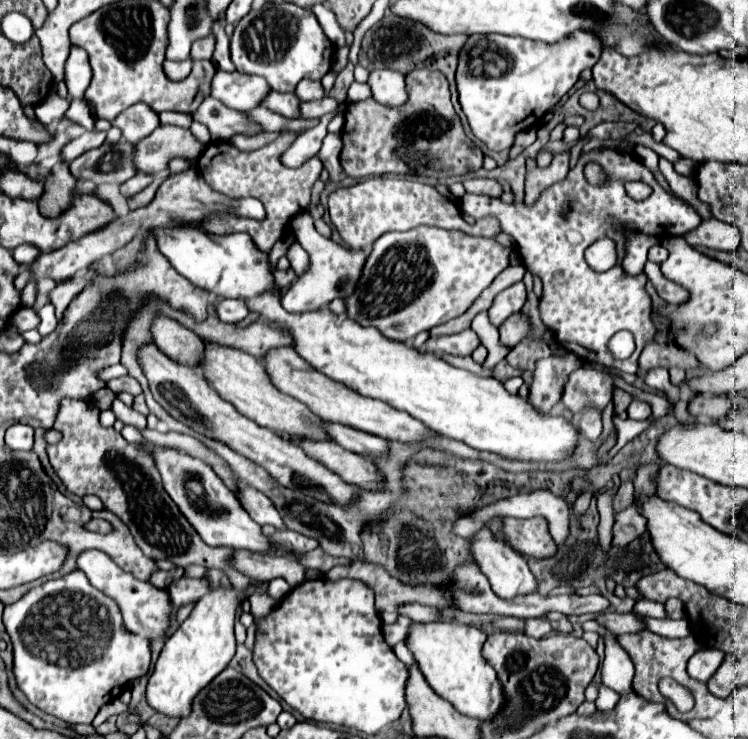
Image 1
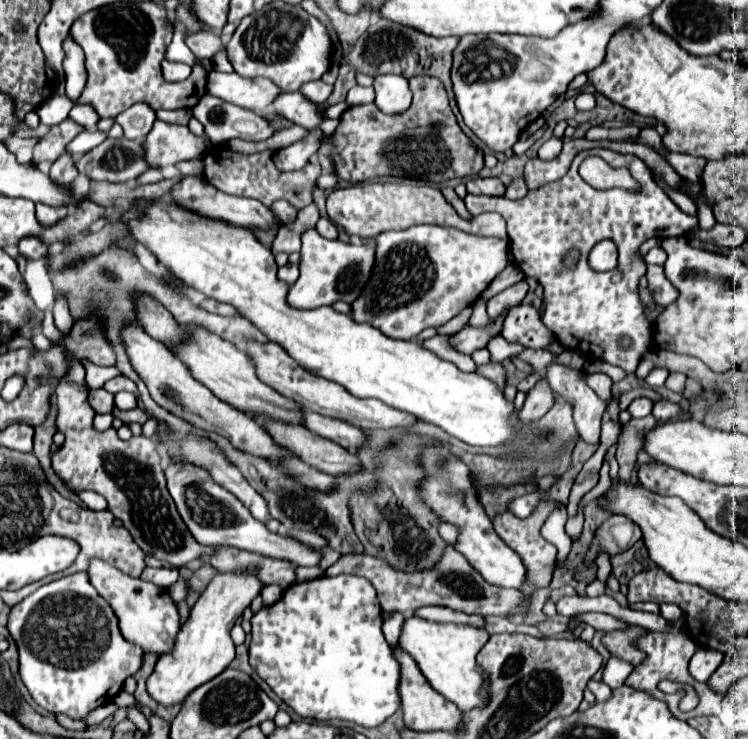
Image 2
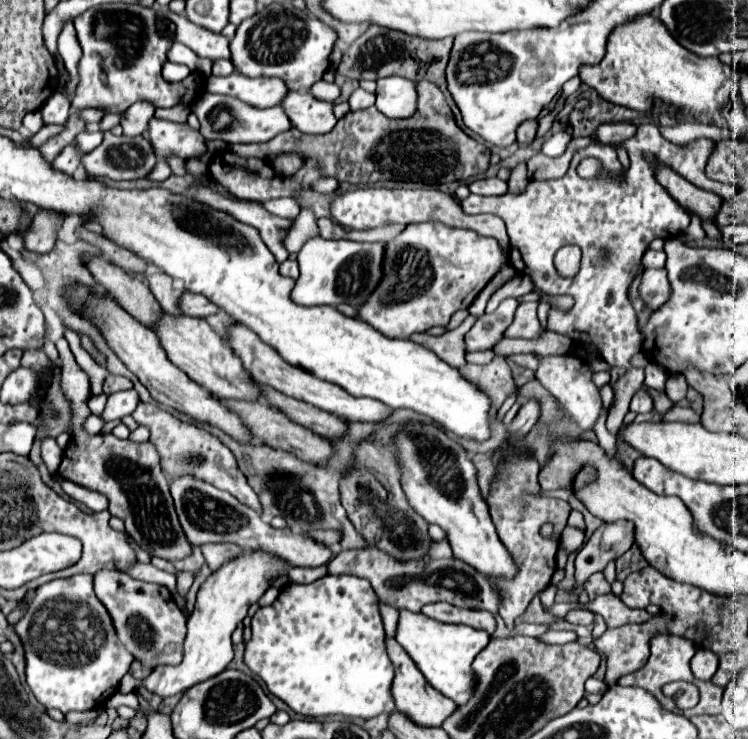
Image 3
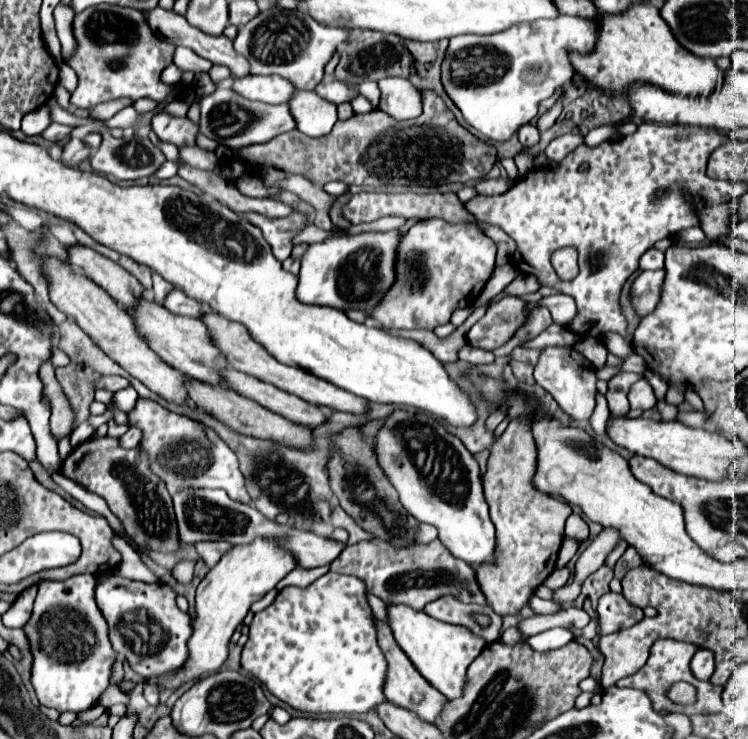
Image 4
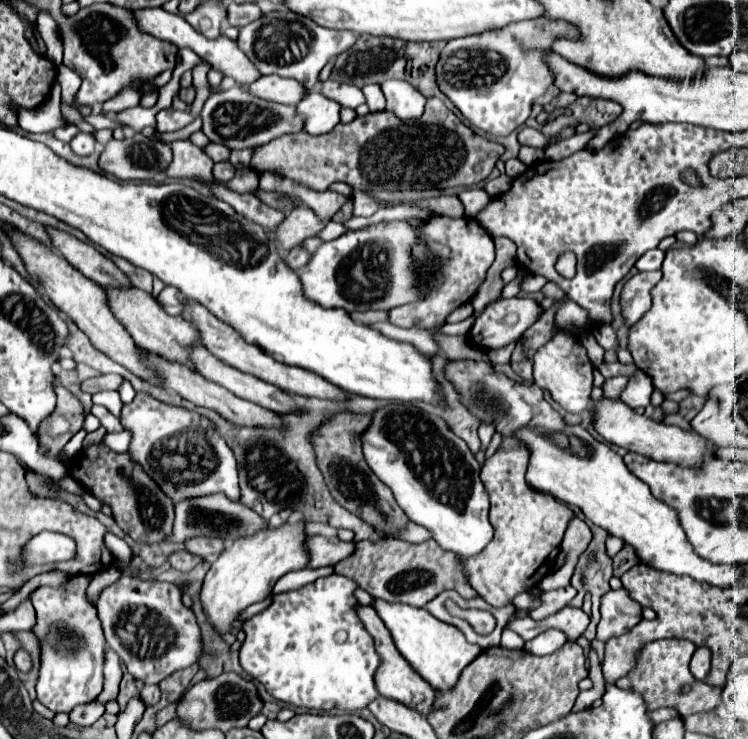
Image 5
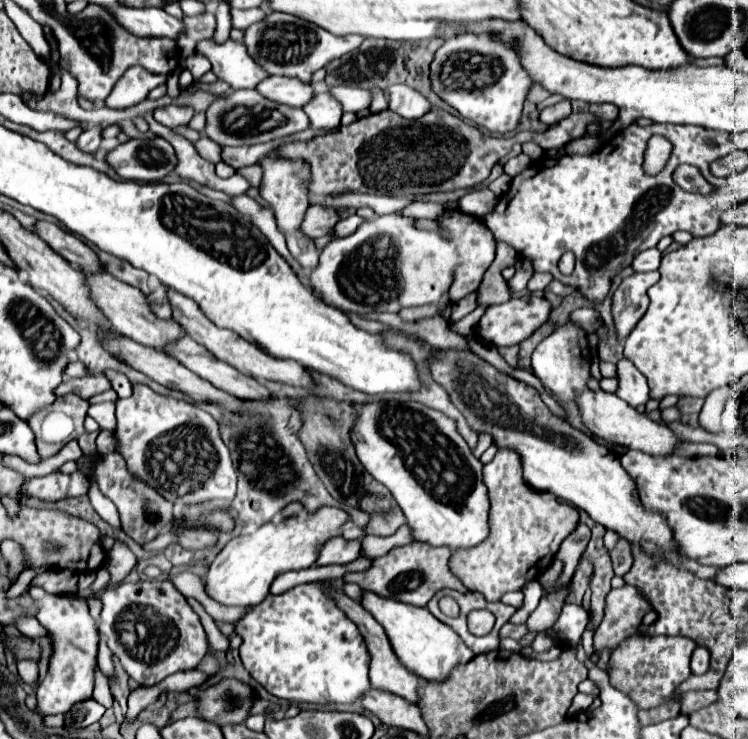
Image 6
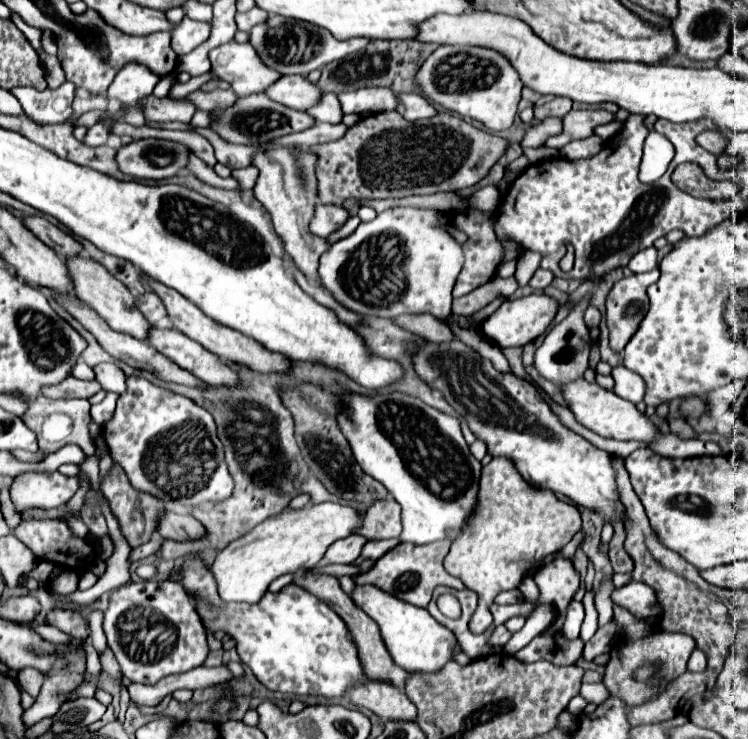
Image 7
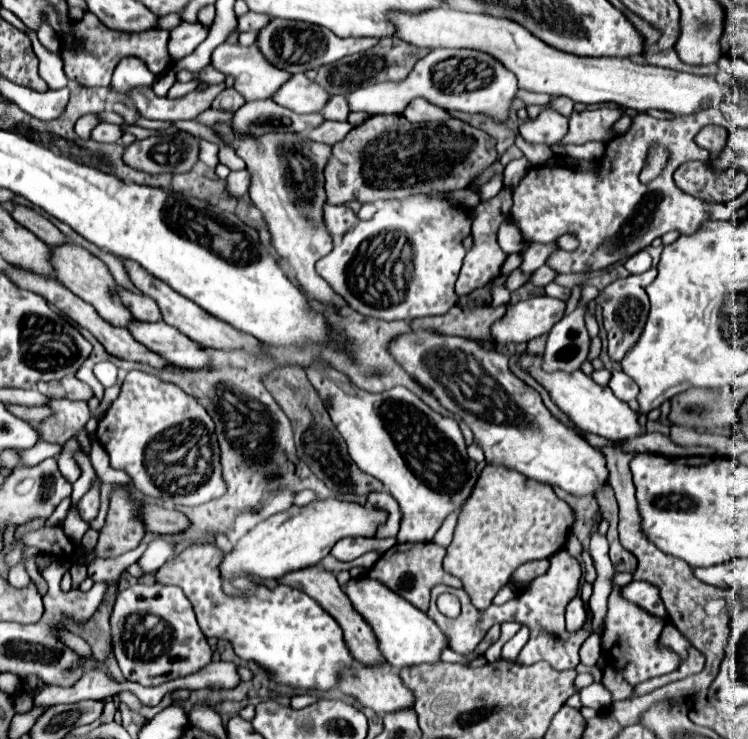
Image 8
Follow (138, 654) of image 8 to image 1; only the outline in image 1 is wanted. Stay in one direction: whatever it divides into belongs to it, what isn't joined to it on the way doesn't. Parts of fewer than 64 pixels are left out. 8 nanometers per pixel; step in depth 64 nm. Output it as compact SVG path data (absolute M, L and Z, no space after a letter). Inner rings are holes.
M98 550L82 552L78 558L78 568L88 576L94 588L104 592L108 598L116 600L128 632L144 634L152 642L164 638L164 634L170 628L170 616L172 616L172 604L170 604L170 596L166 590L156 588L150 582L128 576L128 572L122 572L122 568L118 568L104 552L98 552Z

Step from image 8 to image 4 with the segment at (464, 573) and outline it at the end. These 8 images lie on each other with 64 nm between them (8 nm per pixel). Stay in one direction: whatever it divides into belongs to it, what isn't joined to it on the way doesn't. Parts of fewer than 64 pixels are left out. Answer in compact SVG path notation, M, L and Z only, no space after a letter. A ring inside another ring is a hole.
M514 420L492 444L488 468L482 476L490 520L496 526L496 560L476 568L476 578L488 596L488 606L500 616L516 614L534 590L556 568L556 556L564 538L564 522L572 514L564 500L540 492L532 484L536 470L536 446L528 422ZM552 558L552 568L550 568Z

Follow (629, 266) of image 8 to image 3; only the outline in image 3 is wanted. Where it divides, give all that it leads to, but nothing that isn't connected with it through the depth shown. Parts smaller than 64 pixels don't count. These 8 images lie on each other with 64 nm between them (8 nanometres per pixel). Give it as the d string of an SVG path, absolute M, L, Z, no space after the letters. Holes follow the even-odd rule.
M646 250L646 254L642 256L642 266L644 268L664 268L664 262L666 262L666 254L664 252Z

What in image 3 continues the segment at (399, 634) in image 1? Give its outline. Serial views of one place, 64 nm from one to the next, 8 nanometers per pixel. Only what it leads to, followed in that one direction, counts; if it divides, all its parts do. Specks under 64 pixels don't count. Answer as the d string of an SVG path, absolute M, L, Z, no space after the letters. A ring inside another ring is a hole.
M378 602L378 608L380 608L380 614L382 614L386 634L394 636L396 634L396 624L398 624L398 612L392 610L388 604L382 604L382 602Z

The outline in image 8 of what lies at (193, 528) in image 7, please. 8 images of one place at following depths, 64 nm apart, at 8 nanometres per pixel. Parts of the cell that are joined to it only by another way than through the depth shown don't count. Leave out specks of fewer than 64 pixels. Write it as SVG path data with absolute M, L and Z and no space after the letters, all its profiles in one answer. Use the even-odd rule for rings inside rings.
M144 504L144 508L140 508L140 520L144 520L144 526L156 534L176 534L188 526L188 518L182 512L156 504Z

